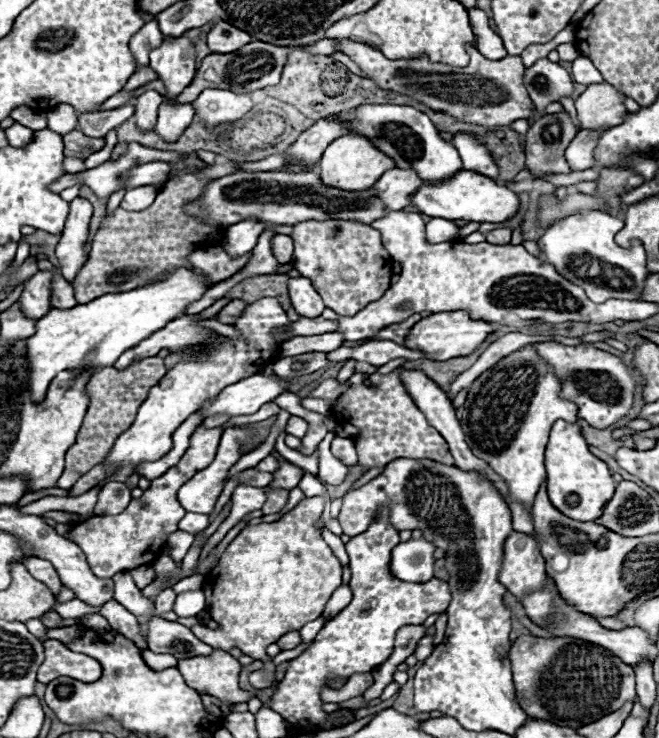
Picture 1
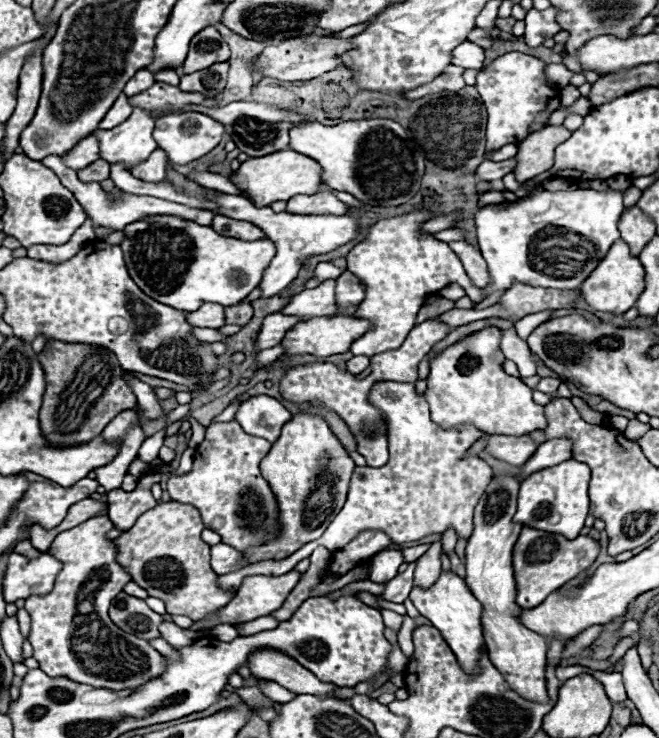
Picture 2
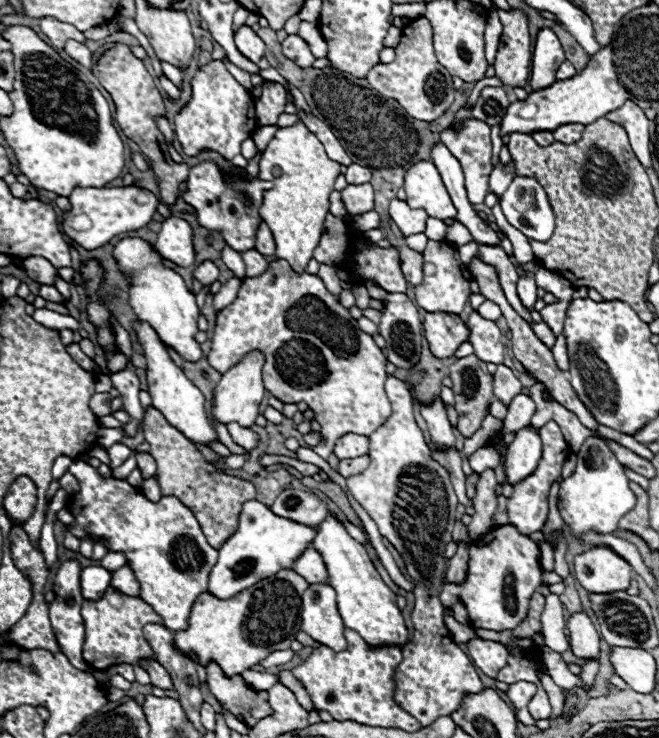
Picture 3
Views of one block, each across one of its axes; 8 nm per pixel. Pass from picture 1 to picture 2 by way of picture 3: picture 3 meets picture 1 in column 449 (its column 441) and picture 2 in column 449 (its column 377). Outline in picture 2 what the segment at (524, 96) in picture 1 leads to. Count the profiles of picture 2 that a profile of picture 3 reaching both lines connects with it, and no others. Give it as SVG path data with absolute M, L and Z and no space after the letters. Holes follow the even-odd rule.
M450 64L434 82L430 82L430 84L426 84L426 86L420 86L420 88L416 88L416 90L406 92L404 98L406 98L406 100L414 100L414 98L422 98L422 96L426 96L426 94L442 92L442 90L458 92L458 90L464 86L462 72L464 72L464 68L458 68L458 66Z

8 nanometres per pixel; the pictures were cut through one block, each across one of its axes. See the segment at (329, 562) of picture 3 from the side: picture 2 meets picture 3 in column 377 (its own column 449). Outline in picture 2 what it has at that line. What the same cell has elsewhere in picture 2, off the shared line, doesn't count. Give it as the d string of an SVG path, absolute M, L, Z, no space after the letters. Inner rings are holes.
M442 570L440 578L430 588L414 586L412 592L410 592L410 600L416 606L416 610L424 618L428 618L434 628L440 630L442 638L448 642L448 646L452 648L452 652L458 656L462 668L468 670L468 672L472 672L476 668L478 652L484 646L484 636L482 636L482 624L480 624L482 606L472 596L468 584L460 576L456 576L452 570L450 572Z

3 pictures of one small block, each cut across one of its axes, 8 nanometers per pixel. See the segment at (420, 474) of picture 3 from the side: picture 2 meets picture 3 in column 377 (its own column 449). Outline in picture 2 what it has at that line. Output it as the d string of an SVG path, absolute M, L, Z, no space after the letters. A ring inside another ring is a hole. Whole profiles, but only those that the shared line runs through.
M374 382L368 400L384 414L384 422L388 426L390 460L380 468L366 466L354 470L344 508L318 540L304 544L288 558L262 560L238 572L220 576L218 582L224 588L238 590L242 578L252 574L286 574L300 560L308 558L316 546L324 546L330 552L336 552L364 530L380 530L388 534L396 544L416 542L430 534L442 534L448 526L452 526L462 538L468 538L472 534L472 512L492 480L492 470L478 456L464 458L464 452L480 438L482 432L474 426L442 430L430 420L428 402L422 394L416 394L414 384Z

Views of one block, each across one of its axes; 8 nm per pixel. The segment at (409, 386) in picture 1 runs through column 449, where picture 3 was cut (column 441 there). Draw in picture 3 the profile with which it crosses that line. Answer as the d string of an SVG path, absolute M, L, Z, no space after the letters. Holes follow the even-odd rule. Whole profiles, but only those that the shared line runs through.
M436 396L432 400L432 404L422 404L420 406L420 414L428 424L428 432L432 436L432 442L440 444L440 446L454 446L454 428L448 420L446 414L446 404L442 402L440 396Z

